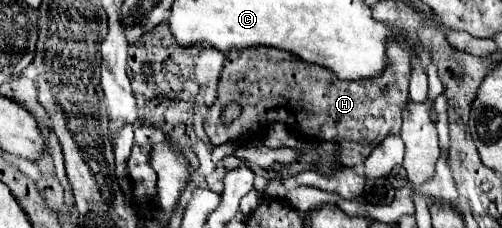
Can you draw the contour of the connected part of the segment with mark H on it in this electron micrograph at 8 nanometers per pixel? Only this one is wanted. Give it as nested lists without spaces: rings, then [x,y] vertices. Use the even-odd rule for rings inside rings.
[[[396,42],[388,44],[388,56],[394,62],[388,66],[390,70],[384,70],[384,74],[376,78],[376,82],[340,82],[330,70],[312,66],[280,48],[232,48],[226,52],[216,100],[204,118],[204,132],[212,146],[220,146],[226,142],[238,142],[252,132],[256,134],[256,126],[266,128],[274,122],[284,122],[306,138],[336,142],[342,166],[360,164],[386,136],[400,134],[402,108],[408,102],[412,68],[406,52],[396,46]],[[228,102],[238,102],[242,106],[240,118],[232,124],[222,122],[222,108]],[[292,106],[320,106],[320,110],[292,110]],[[300,114],[306,114],[310,122]]]

